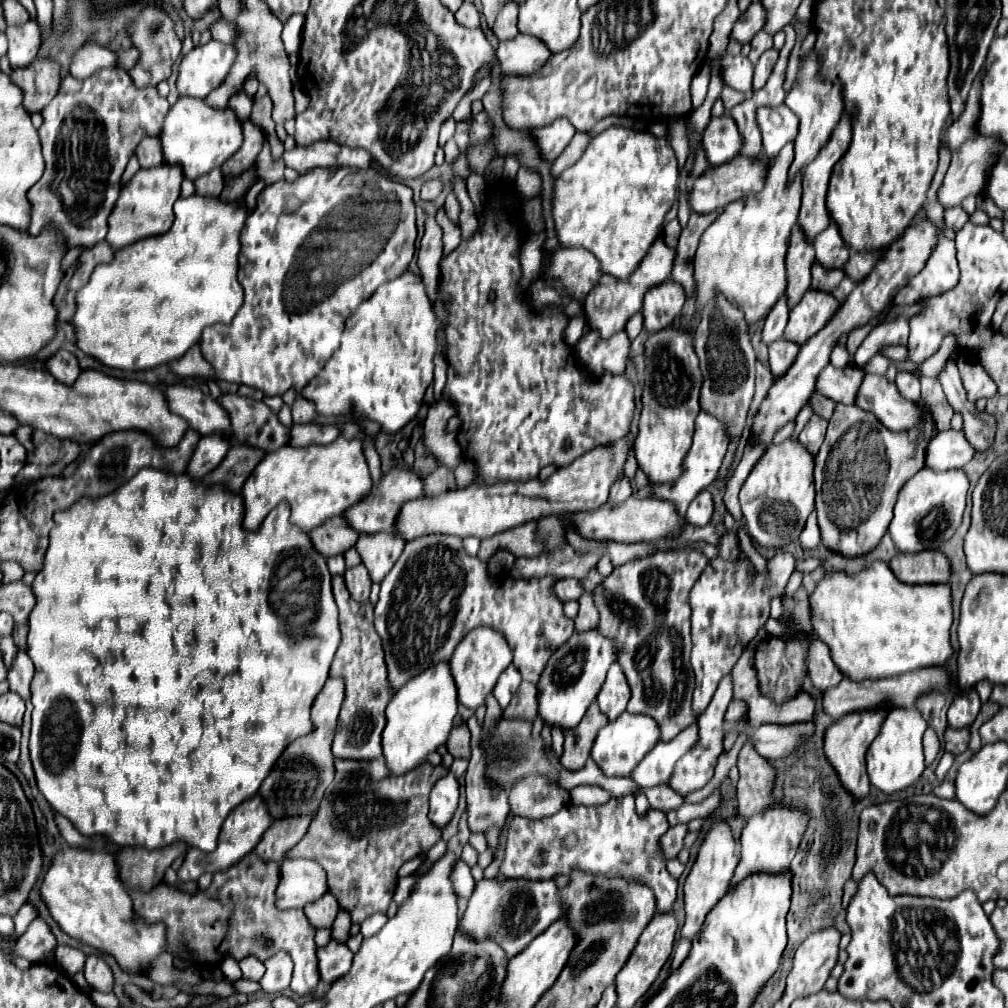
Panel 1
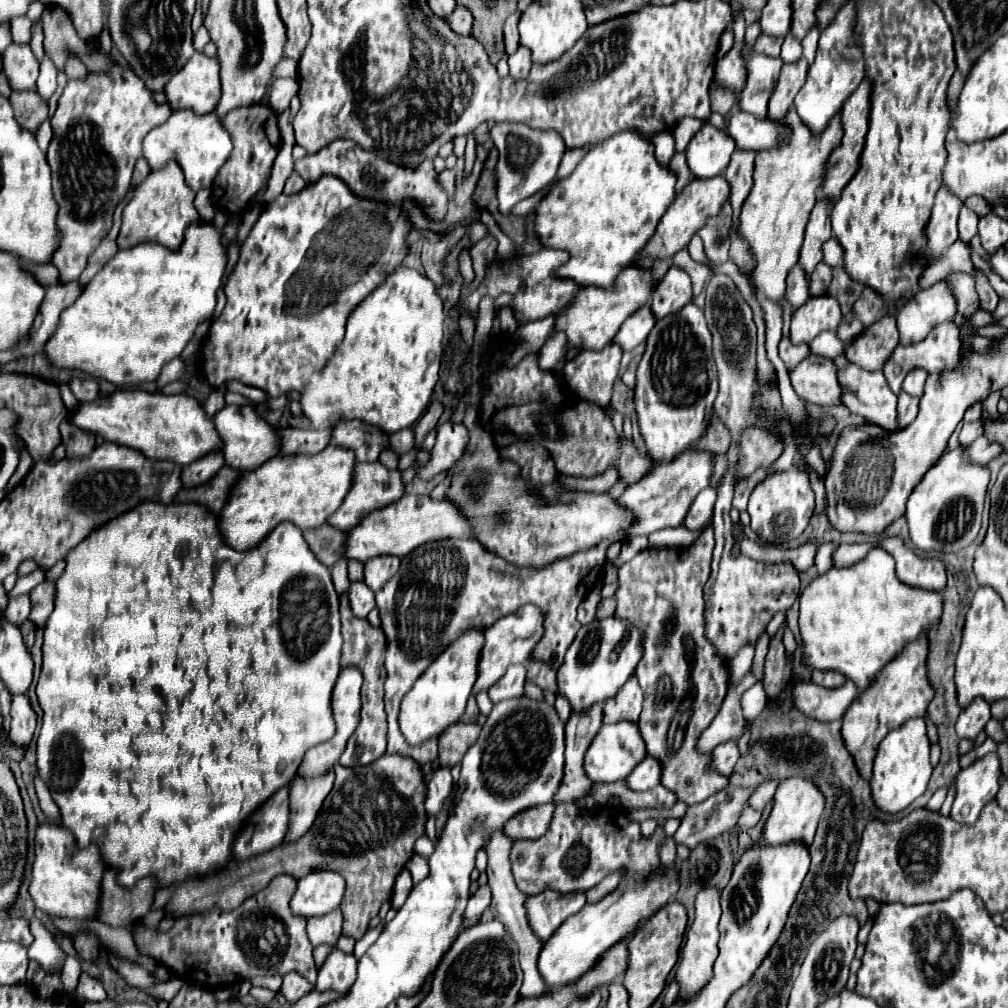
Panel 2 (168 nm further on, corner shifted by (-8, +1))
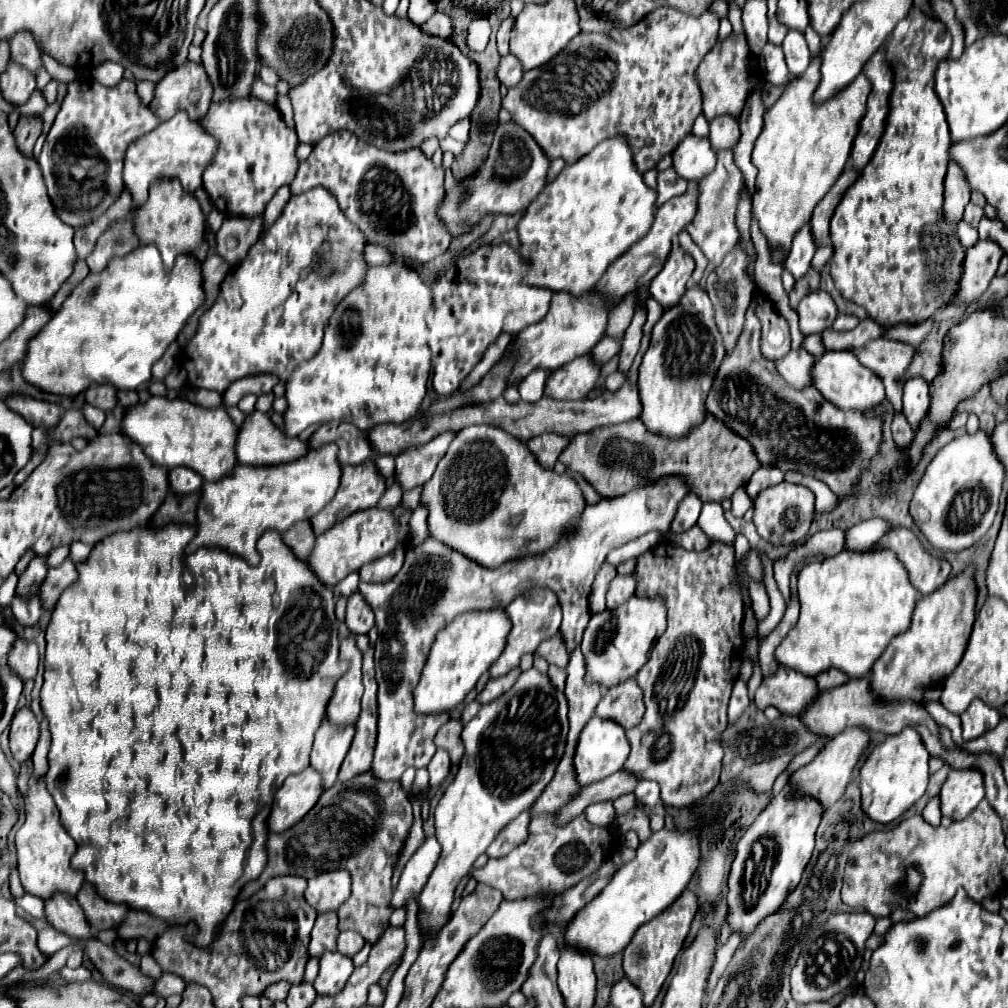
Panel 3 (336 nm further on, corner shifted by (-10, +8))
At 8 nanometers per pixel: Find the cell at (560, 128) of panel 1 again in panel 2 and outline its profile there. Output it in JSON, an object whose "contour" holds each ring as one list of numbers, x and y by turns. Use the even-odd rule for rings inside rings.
{"contour":[[496,123,490,129,490,139,494,141,500,157,496,165,496,185,498,185,498,201,500,213,508,215,512,207,532,193,544,189,558,173,558,165,566,151,564,139,554,131,532,129,524,123]]}

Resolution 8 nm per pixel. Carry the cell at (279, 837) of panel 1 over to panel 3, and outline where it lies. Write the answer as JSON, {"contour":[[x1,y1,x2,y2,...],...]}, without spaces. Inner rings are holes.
{"contour":[[328,718,322,720,322,726,316,732,310,766,324,776,324,788,330,788,336,782,340,764,352,744,354,726,334,726]]}

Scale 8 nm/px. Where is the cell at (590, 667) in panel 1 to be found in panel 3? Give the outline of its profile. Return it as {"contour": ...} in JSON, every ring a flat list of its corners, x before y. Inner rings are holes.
{"contour":[[632,596,628,602,614,610,592,614,584,630,582,652,588,664,588,682,598,682,602,688,612,688,628,678,648,662,654,642,666,630,666,608,660,596]]}

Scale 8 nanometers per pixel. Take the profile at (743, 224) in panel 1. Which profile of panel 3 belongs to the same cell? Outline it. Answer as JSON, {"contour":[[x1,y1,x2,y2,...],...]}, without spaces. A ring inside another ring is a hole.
{"contour":[[820,56,812,58,806,72,802,76,790,80,786,90,778,98,778,102,766,110,764,128,758,136,754,152,752,152,752,164,758,168,756,196,752,200,752,212,754,212,756,220,760,222,760,230,768,238,768,242,780,244,780,248,790,248,796,228,800,228,800,224,804,224,804,220,812,218,814,206,824,198,824,192,828,192,828,188,834,184,836,176,840,176,840,172,844,170,848,156,852,152,854,138,860,128,860,120,866,114,866,98,872,90,870,80,864,74,860,74,858,78,854,78,850,82,850,86,840,90,836,96,832,96,830,100,826,100,822,104,816,104,814,90,820,84,820,64,822,64]]}

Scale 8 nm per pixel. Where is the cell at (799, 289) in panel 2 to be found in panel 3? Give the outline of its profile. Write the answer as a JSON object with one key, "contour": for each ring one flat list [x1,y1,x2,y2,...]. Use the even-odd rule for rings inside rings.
{"contour":[[804,224,792,240,792,248,790,248,790,254,788,254,788,260,786,260,784,268,788,268,794,274,796,280,802,278,810,268,814,252,816,252,816,244,814,244,810,224]]}

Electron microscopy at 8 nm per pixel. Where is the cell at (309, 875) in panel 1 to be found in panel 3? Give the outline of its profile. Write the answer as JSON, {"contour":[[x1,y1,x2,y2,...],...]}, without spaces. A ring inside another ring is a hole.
{"contour":[[344,870,324,872,308,880,306,902,316,912,336,912,350,896,350,876]]}

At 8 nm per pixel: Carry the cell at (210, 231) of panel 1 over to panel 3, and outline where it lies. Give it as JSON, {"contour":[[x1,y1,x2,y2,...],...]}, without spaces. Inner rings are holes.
{"contour":[[154,244,140,246,124,258,110,260,102,272,88,274,70,292,52,320,34,338,30,338,22,360,22,376,28,384,44,392,70,398,86,392,92,384,116,384,118,390,134,390,150,380,154,362,160,360,166,348,176,340,186,320,200,304,204,304,202,274,188,256,180,256,180,260,176,260,176,268,168,272]]}

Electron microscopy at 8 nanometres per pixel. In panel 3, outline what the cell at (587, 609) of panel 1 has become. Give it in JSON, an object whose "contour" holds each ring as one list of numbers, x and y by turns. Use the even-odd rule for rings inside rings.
{"contour":[[634,574,616,576,610,582,610,588,608,588,608,594,606,594,608,608,616,608,616,606,624,604,624,600,632,598,634,592,636,592,636,576]]}

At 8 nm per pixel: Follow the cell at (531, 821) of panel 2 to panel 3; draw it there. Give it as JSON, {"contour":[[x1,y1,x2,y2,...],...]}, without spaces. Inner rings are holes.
{"contour":[[522,812,516,820,512,820,512,824,508,824,496,836,496,840,488,846,486,856,488,858,502,858,508,852,512,852,518,844,522,844,528,838,528,824,530,824,530,814]]}

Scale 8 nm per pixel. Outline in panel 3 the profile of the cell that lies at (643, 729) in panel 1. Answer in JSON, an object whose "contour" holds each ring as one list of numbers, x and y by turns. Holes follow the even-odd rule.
{"contour":[[592,716,590,722,580,732,576,744,576,752,574,752,576,780,580,782,580,786,588,786,598,780,604,780,614,772,622,770,626,758,628,758,628,740,624,728,620,728,620,724,616,724,614,720,600,720,598,716]]}

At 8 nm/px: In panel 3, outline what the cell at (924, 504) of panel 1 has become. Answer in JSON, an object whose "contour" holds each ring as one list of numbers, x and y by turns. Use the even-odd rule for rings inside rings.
{"contour":[[982,430,948,442,928,464,920,478,910,514,928,542,938,550,960,552,978,542,992,526,1004,482,1004,466,998,460,990,436]]}

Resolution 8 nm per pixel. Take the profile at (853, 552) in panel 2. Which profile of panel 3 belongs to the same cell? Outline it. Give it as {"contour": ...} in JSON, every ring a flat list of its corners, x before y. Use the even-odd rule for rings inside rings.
{"contour":[[892,528,880,542,880,548,890,548,896,552,898,560,910,574,910,584,920,594,930,594,940,588,950,576,950,562,936,558,924,550,920,540,908,528]]}

